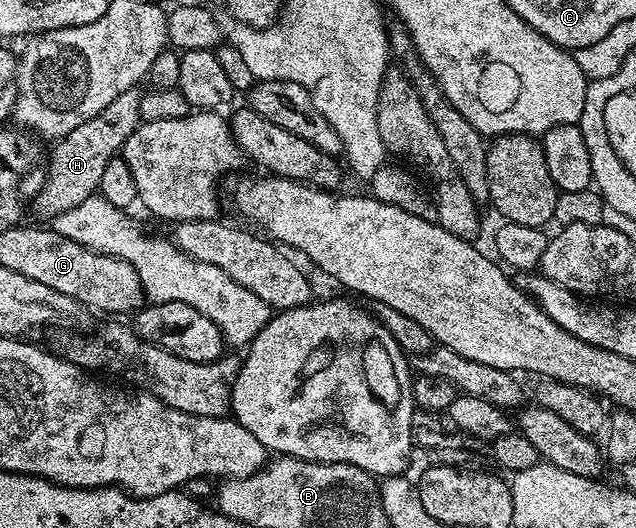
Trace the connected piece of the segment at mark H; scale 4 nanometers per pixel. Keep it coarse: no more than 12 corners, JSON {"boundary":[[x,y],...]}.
{"boundary":[[141,88],[53,146],[34,206],[66,213],[97,194],[142,121]]}

